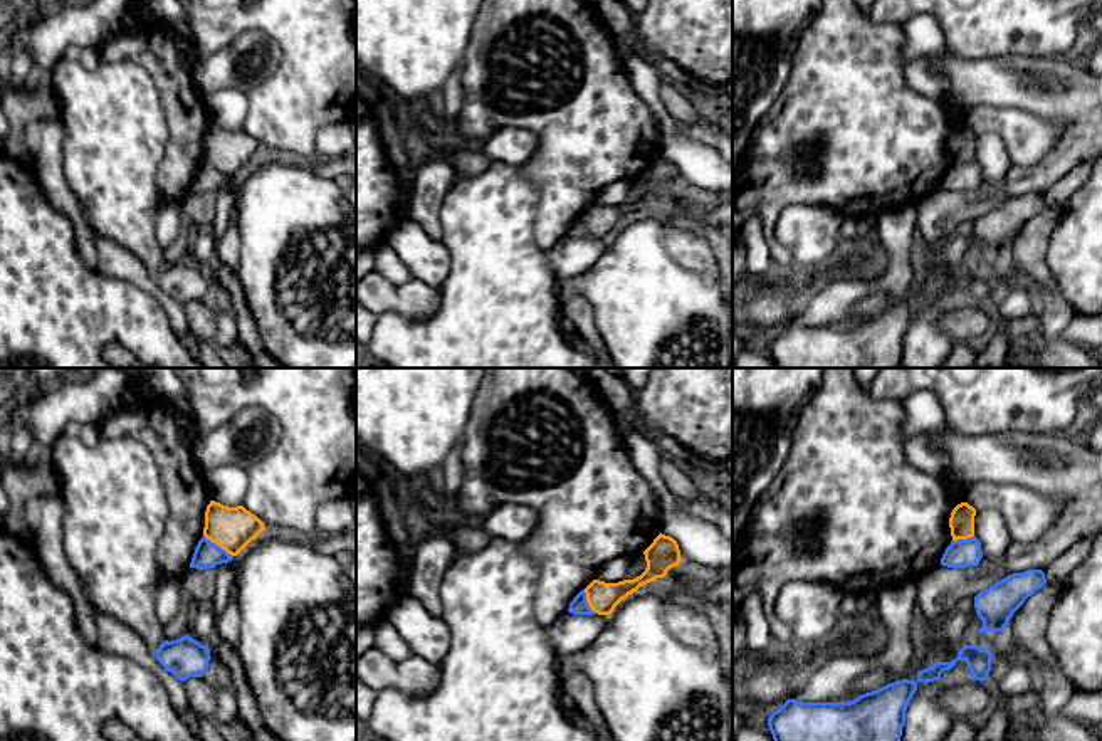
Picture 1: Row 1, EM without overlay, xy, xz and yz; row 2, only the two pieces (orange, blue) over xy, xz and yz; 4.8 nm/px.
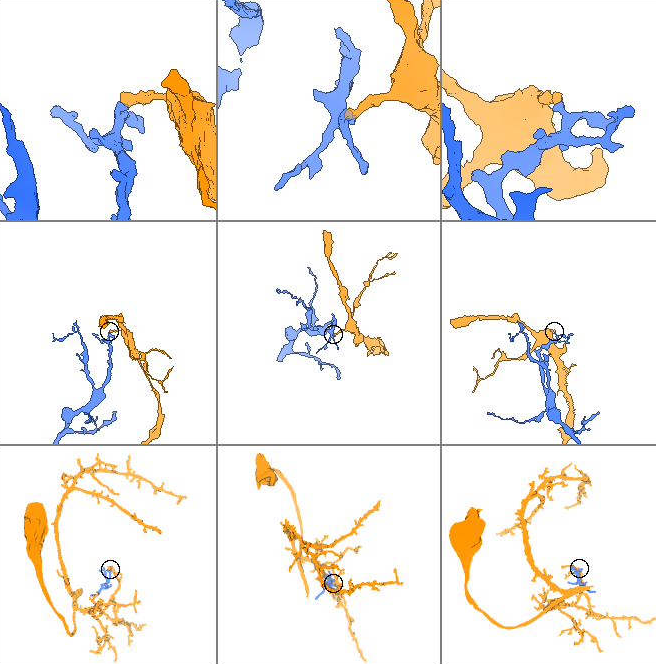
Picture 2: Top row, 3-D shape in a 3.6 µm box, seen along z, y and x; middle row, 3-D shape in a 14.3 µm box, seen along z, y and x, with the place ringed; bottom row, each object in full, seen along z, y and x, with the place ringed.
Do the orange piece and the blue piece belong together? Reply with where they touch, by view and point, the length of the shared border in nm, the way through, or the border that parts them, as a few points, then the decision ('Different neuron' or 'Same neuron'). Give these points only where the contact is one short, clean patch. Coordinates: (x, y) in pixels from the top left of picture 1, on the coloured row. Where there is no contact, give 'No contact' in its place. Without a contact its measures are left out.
Touches orange at xy (219, 545). Shared border 180 nm. Boundary: xy (204, 535), (232, 557). Different neuron

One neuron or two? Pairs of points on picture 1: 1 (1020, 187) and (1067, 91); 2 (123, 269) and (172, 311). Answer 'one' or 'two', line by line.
1: one
2: one

